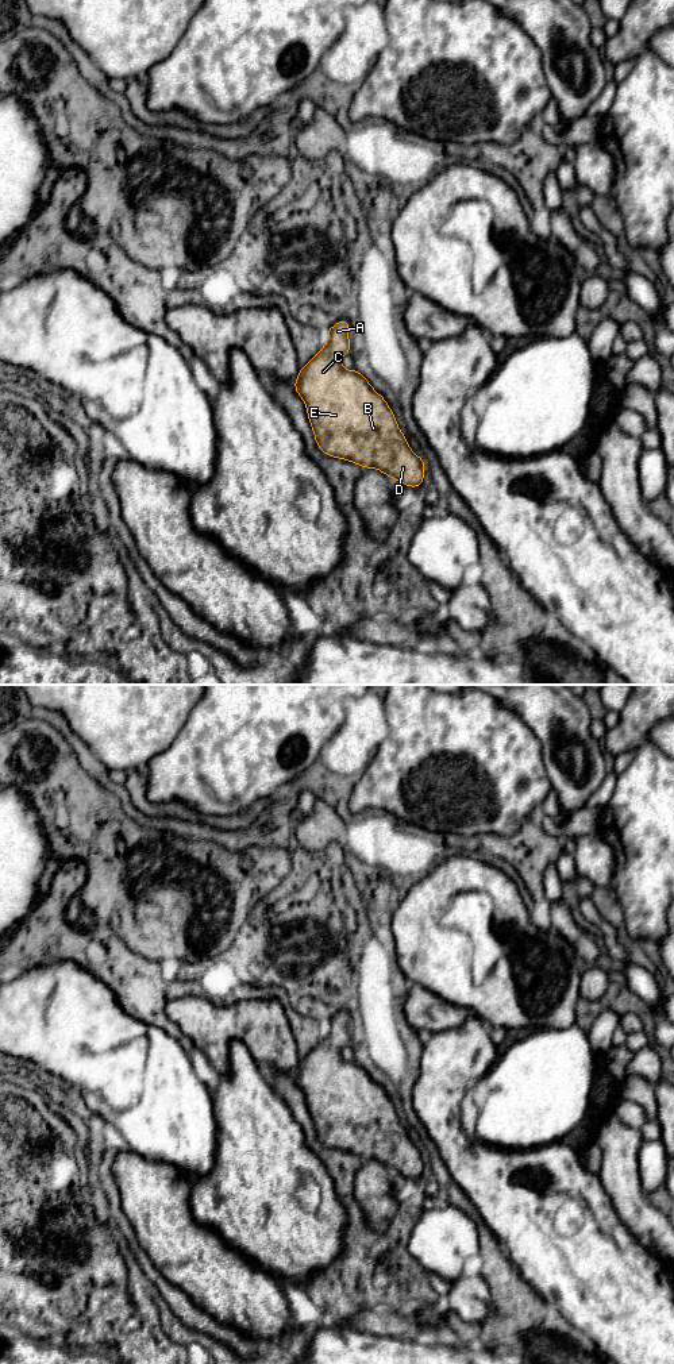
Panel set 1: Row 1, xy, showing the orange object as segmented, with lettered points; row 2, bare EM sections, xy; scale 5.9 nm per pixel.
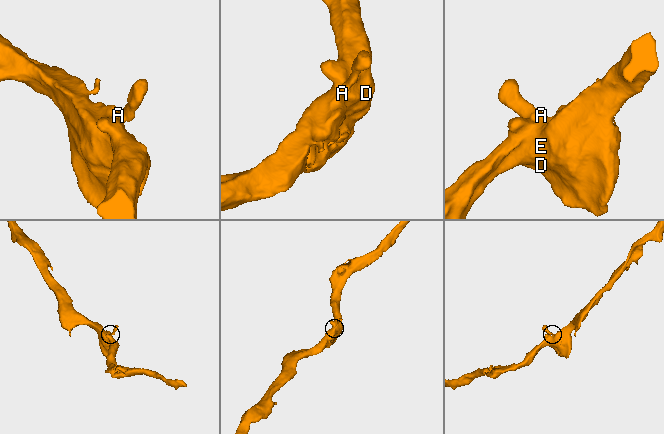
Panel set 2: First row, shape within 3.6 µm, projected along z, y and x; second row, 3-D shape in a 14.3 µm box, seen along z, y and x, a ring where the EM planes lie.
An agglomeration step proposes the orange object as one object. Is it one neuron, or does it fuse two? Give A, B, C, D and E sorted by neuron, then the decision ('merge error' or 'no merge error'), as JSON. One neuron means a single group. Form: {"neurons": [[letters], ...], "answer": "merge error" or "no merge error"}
{"neurons": [["A", "B", "C", "D", "E"]], "answer": "no merge error"}

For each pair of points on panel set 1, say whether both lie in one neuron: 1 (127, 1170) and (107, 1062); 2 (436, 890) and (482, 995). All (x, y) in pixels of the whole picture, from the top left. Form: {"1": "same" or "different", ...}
{"1": "different", "2": "same"}

